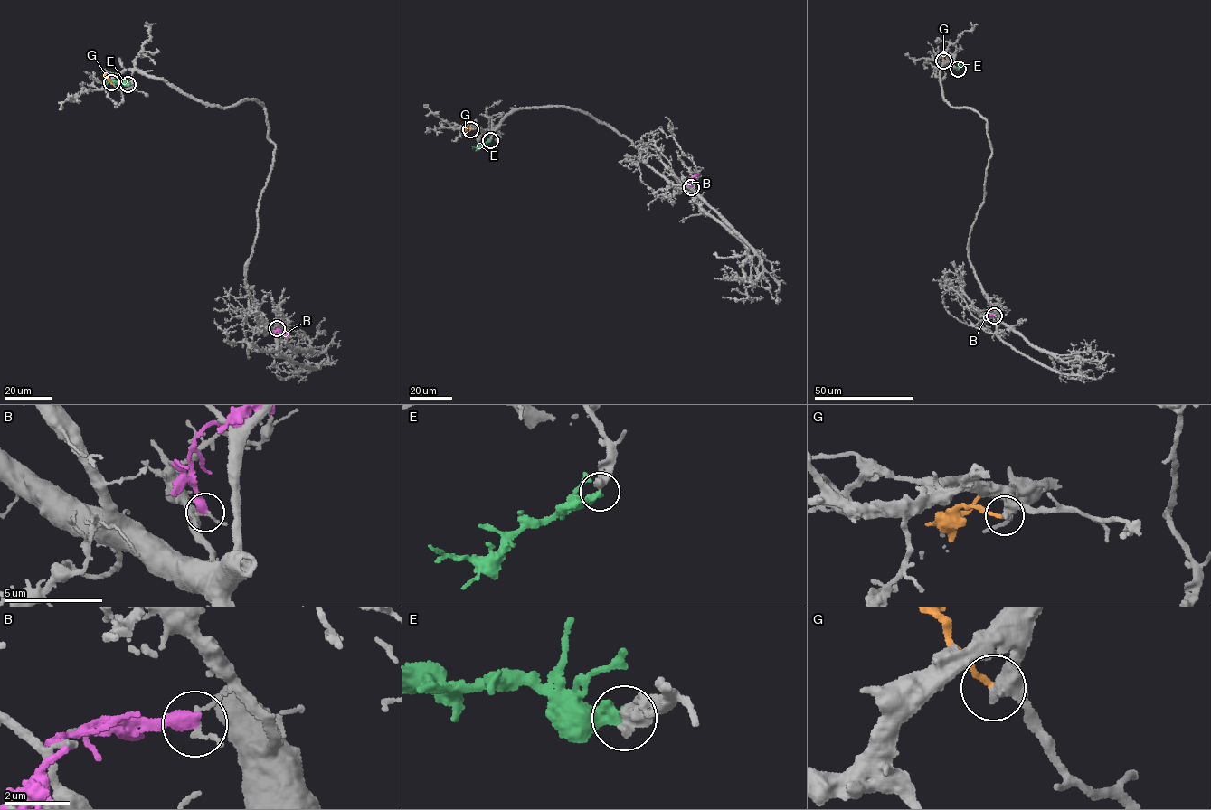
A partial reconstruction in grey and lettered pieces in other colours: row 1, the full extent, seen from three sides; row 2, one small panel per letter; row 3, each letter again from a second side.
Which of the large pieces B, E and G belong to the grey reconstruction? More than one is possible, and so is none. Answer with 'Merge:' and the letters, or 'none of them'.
Merge: E

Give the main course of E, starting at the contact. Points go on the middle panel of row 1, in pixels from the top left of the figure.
E: (490, 140), (477, 147), (471, 146)

